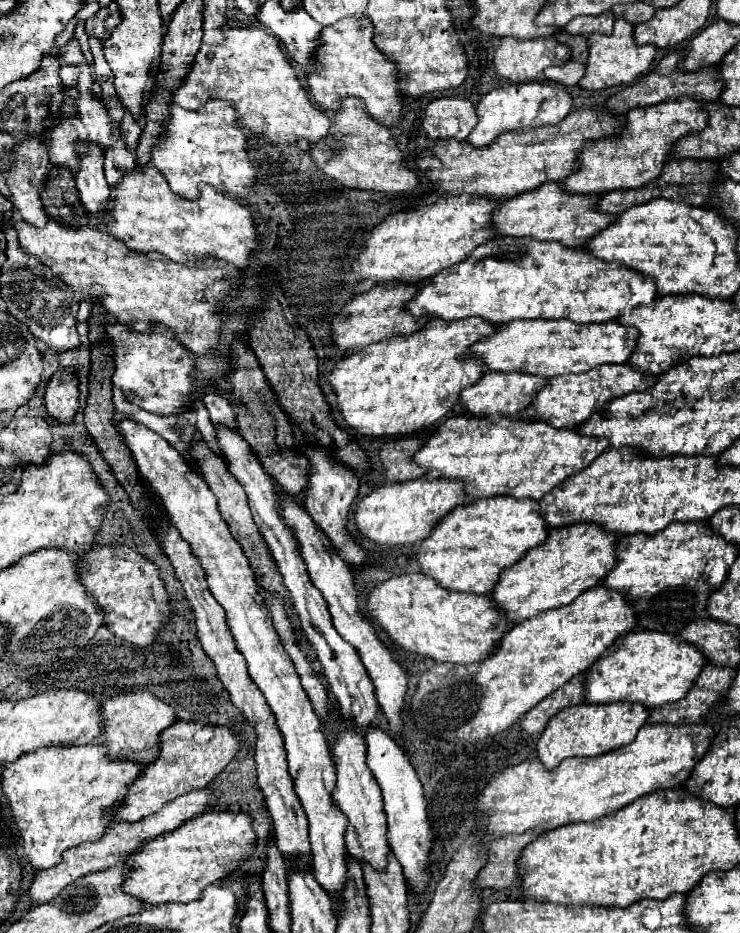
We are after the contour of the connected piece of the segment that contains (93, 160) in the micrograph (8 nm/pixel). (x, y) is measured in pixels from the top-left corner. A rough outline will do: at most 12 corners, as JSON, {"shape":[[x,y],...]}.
{"shape":[[78,143],[76,189],[88,213],[106,211],[110,187],[96,143]]}

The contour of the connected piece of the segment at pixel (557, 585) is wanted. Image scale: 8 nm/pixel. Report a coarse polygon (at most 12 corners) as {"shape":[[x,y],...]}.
{"shape":[[550,531],[490,597],[514,623],[564,607],[614,569],[620,535]]}

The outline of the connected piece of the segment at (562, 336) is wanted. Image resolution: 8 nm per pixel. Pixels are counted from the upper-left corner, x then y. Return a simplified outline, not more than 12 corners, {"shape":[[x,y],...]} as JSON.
{"shape":[[518,319],[470,347],[540,377],[628,363],[634,327]]}

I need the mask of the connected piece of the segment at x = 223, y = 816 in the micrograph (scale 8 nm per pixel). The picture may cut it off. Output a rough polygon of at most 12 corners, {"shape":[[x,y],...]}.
{"shape":[[208,811],[126,861],[124,891],[190,903],[256,851],[248,813]]}

